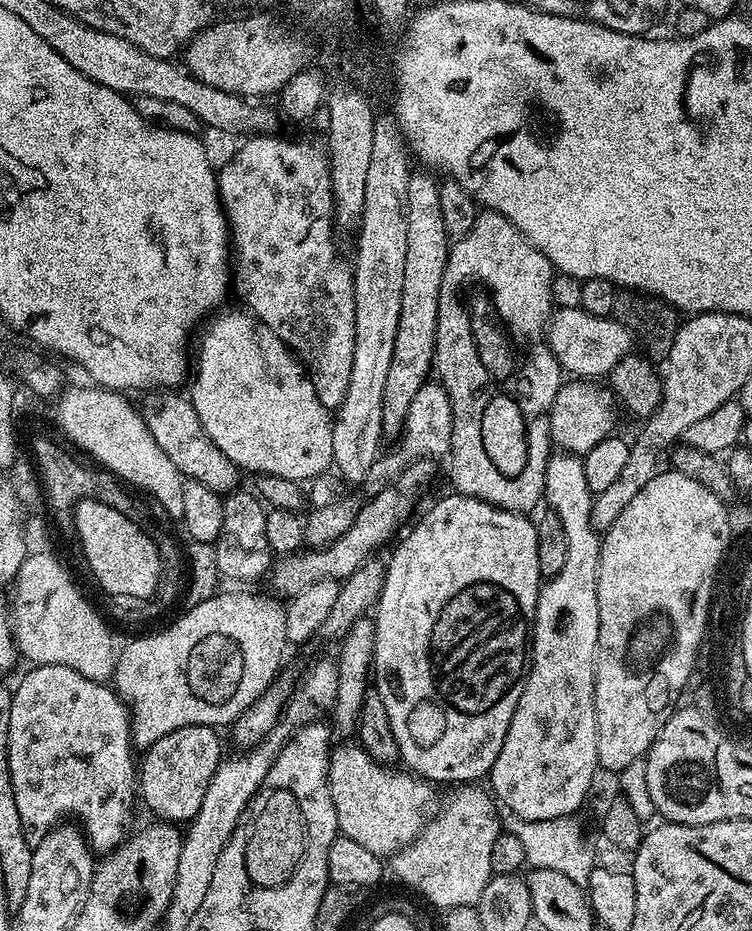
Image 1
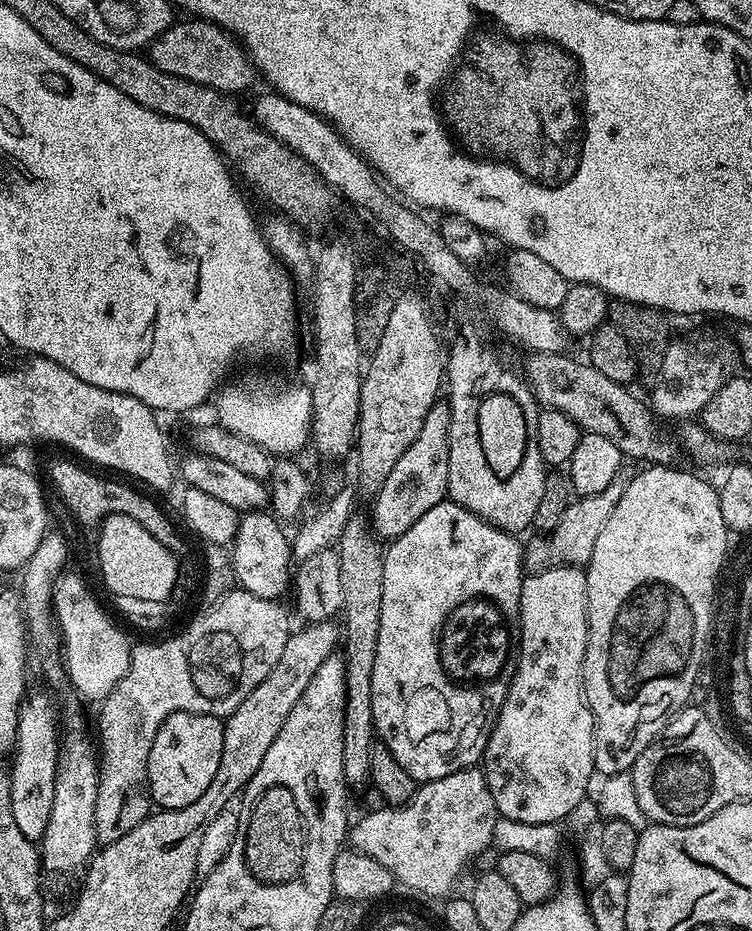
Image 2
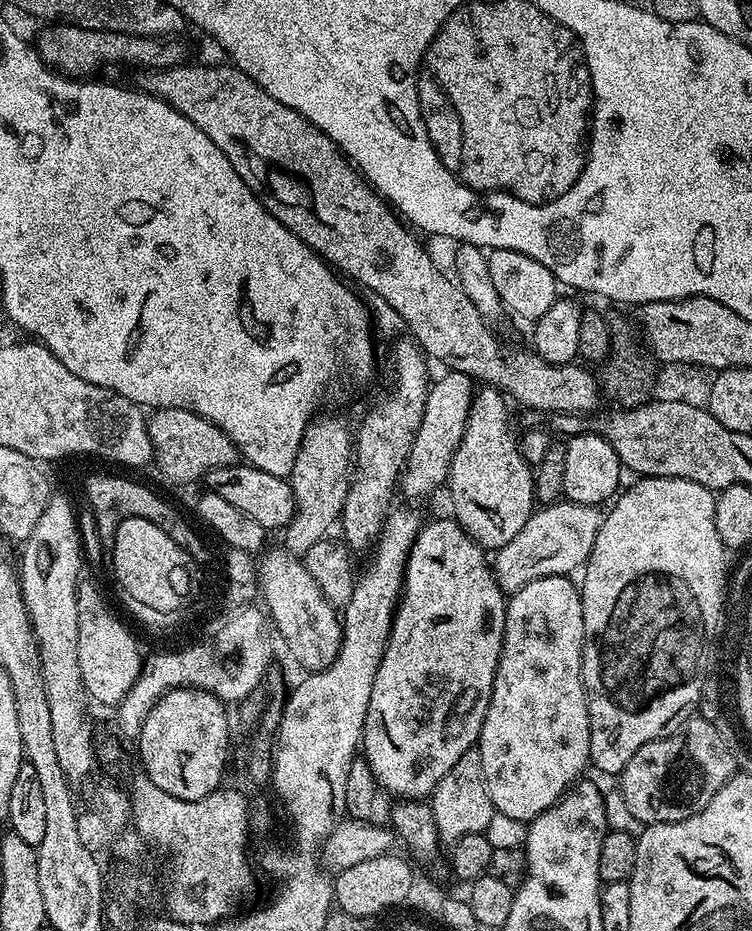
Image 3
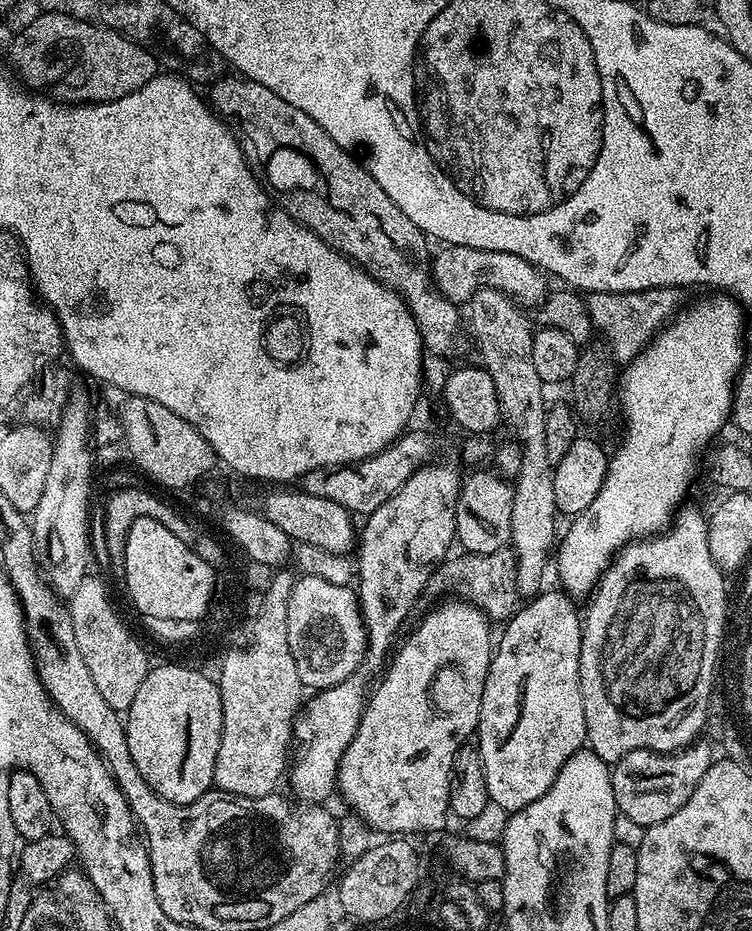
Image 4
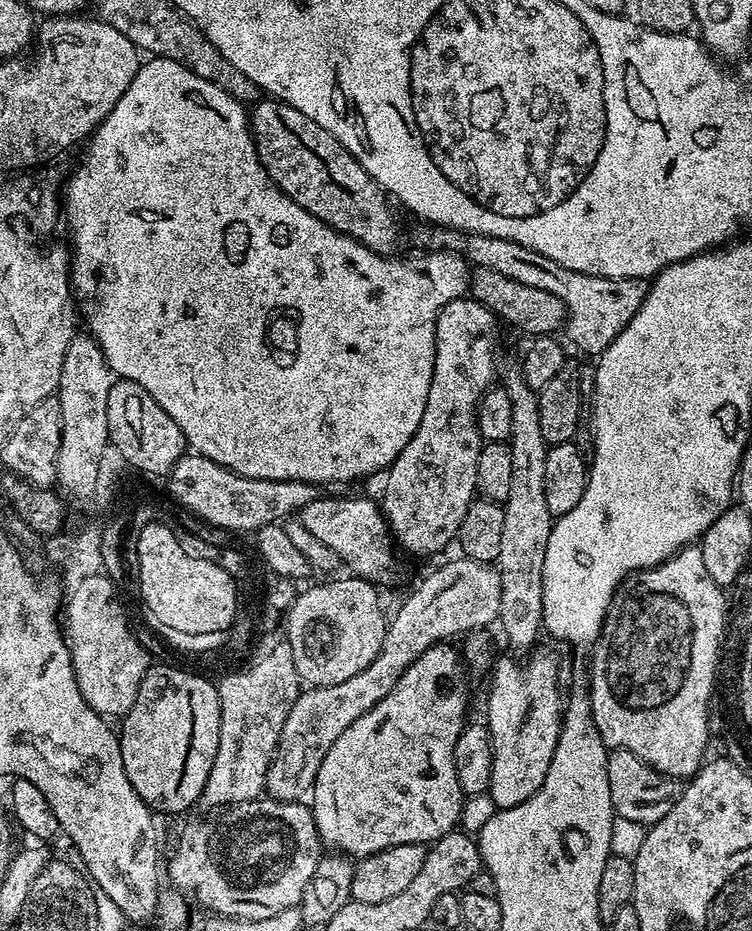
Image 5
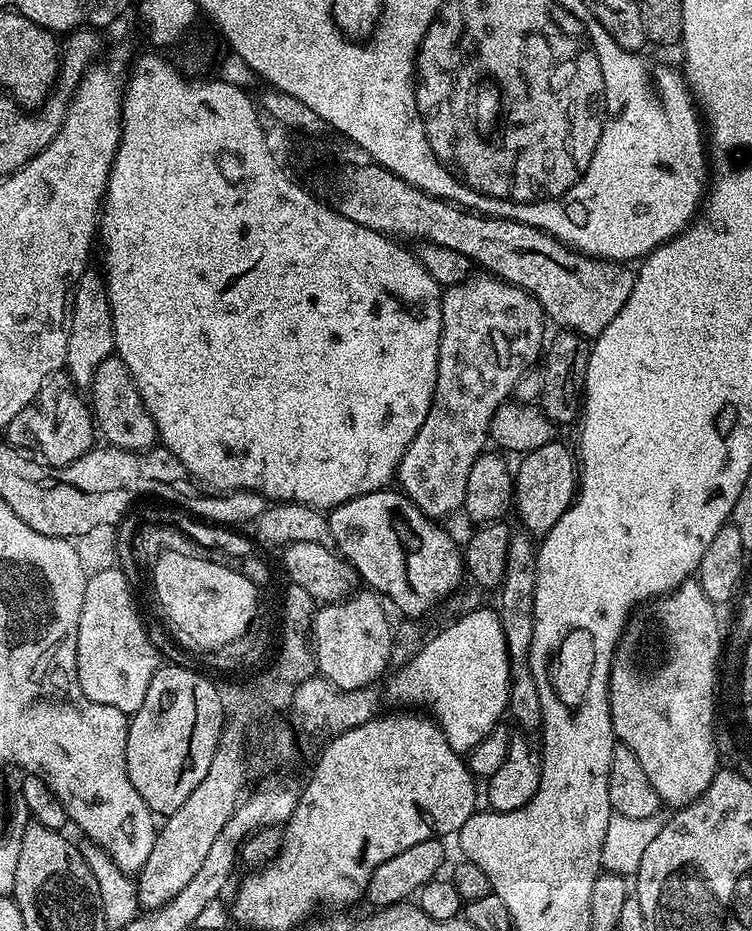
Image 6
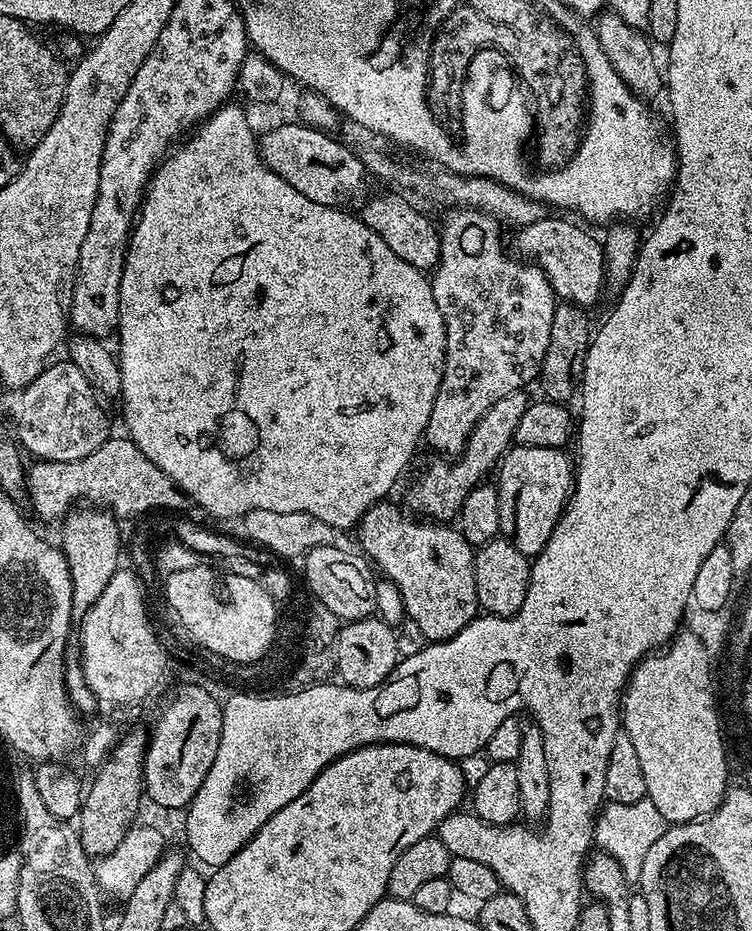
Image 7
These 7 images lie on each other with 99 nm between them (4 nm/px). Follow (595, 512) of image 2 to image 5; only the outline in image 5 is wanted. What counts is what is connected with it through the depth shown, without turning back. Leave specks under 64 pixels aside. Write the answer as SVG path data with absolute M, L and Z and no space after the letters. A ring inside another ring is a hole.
M459 558L436 568L404 601L396 613L391 613L384 629L384 641L382 650L366 670L354 674L354 678L346 678L346 682L338 682L330 686L308 686L301 691L300 696L290 708L290 714L282 726L278 738L276 752L272 756L268 773L265 776L265 789L267 795L274 800L303 801L311 793L312 784L316 781L318 766L322 766L322 758L326 758L326 750L338 742L342 730L350 726L350 722L358 722L366 710L378 706L390 690L402 678L402 674L410 667L415 660L426 650L430 650L436 644L443 644L451 641L451 636L463 637L477 630L487 629L487 624L495 625L500 618L500 607L502 606L502 582L500 573L492 564L483 564L477 560Z

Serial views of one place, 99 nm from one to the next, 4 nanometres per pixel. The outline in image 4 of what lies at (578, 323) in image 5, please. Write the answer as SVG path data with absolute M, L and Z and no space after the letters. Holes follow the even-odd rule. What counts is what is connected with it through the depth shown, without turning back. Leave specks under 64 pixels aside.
M651 288L633 292L589 292L586 299L593 329L612 343L610 355L617 365L623 366L651 344L656 333L680 311L680 296L679 288Z

